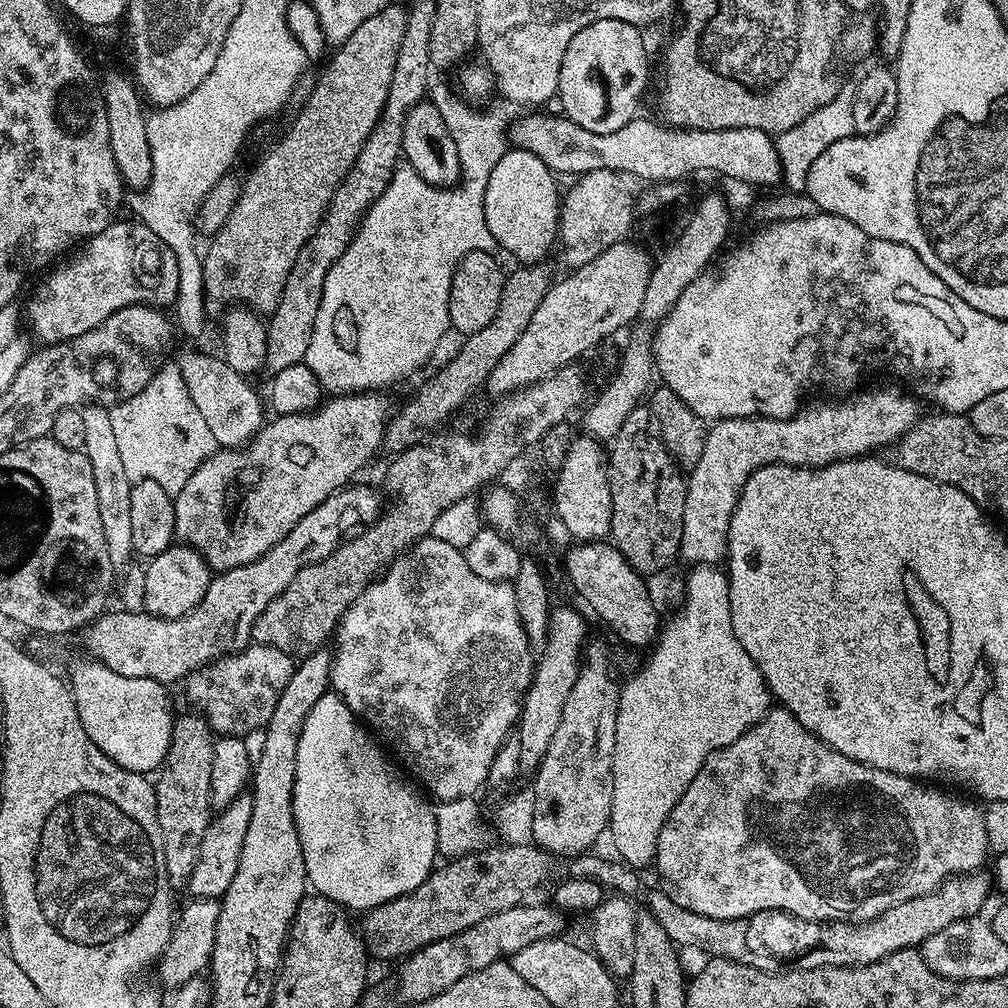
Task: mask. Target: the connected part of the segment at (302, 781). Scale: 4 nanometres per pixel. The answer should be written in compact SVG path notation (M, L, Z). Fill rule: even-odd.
M329 690L322 698L318 698L318 702L314 702L310 714L306 714L306 722L302 726L302 734L298 738L298 762L296 763L292 805L294 806L294 818L296 819L298 838L302 842L304 865L308 871L308 884L311 887L316 887L313 889L319 895L330 898L335 904L339 904L345 910L353 910L352 908L369 910L379 906L379 904L388 903L391 900L398 899L398 897L412 892L416 887L422 885L424 879L431 875L434 865L437 863L435 860L438 860L435 807L431 803L428 805L429 797L395 763L392 765L384 757L385 749L383 747L380 749L368 735L370 735L369 729L348 709L342 697L337 696L335 692Z

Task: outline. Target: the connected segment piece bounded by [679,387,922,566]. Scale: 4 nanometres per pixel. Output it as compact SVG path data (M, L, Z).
M865 387L863 390L857 391L855 394L849 395L841 404L812 404L809 403L807 407L803 409L799 414L786 418L785 420L766 420L763 418L749 418L746 420L717 420L711 425L712 428L703 437L702 443L699 445L700 457L696 460L696 465L692 468L692 473L687 473L686 483L688 489L686 490L686 502L684 503L684 509L682 510L682 542L680 543L680 554L679 559L689 560L692 566L716 566L725 559L728 551L728 530L730 524L730 518L734 514L736 509L736 503L740 497L740 491L746 486L746 482L750 478L750 474L757 472L764 464L782 464L785 463L789 458L796 458L792 456L808 456L807 463L812 466L821 464L833 464L839 460L855 460L857 458L867 457L875 448L887 449L889 446L896 443L901 436L905 436L913 426L915 426L917 420L921 419L922 411L920 412L920 404L911 396L908 392L903 392L900 388L868 388Z

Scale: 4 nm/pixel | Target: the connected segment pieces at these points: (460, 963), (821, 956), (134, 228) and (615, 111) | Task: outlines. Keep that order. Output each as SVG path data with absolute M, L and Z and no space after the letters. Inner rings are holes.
M519 906L494 914L469 929L462 930L453 936L430 942L408 956L397 970L400 981L396 984L396 996L402 1003L415 1006L418 1002L426 1002L454 986L462 978L475 972L489 968L501 959L511 958L523 947L531 943L545 940L548 937L559 937L561 913L555 907L526 908ZM500 952L504 956L500 956Z
M984 870L966 872L959 876L950 876L943 884L938 885L933 892L922 894L918 898L910 898L898 906L890 906L881 916L876 916L872 920L863 922L832 922L823 928L823 941L820 946L815 946L801 956L794 958L784 958L780 960L781 965L787 969L814 970L815 968L856 968L860 964L878 962L890 954L894 954L903 948L916 948L923 945L926 938L946 930L959 920L965 920L971 916L980 916L983 913L984 903L988 900L988 895L994 892L994 880L988 876Z
M117 218L97 236L89 236L82 246L61 259L37 286L36 293L28 300L26 324L32 327L31 335L36 335L41 345L73 340L131 304L175 305L178 294L176 255L143 222L133 220Z
M621 20L590 22L566 46L560 71L558 101L569 120L596 134L611 134L638 116L636 107L648 84L648 52L637 25Z

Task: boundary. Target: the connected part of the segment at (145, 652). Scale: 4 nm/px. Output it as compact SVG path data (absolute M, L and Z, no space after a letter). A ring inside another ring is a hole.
M360 483L340 489L326 498L326 502L314 506L282 542L254 562L213 575L202 602L185 616L164 620L144 610L136 613L105 611L83 629L87 651L116 674L126 678L150 678L167 686L172 686L175 680L183 681L211 660L241 652L252 640L252 627L258 614L290 586L298 570L322 562L340 547L345 535L344 516L361 516L364 522L372 522L381 515L381 493Z

